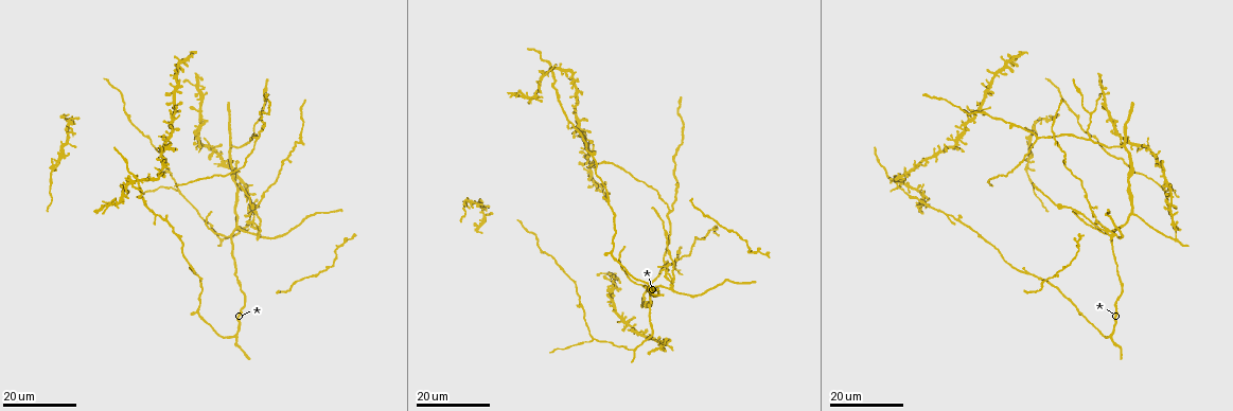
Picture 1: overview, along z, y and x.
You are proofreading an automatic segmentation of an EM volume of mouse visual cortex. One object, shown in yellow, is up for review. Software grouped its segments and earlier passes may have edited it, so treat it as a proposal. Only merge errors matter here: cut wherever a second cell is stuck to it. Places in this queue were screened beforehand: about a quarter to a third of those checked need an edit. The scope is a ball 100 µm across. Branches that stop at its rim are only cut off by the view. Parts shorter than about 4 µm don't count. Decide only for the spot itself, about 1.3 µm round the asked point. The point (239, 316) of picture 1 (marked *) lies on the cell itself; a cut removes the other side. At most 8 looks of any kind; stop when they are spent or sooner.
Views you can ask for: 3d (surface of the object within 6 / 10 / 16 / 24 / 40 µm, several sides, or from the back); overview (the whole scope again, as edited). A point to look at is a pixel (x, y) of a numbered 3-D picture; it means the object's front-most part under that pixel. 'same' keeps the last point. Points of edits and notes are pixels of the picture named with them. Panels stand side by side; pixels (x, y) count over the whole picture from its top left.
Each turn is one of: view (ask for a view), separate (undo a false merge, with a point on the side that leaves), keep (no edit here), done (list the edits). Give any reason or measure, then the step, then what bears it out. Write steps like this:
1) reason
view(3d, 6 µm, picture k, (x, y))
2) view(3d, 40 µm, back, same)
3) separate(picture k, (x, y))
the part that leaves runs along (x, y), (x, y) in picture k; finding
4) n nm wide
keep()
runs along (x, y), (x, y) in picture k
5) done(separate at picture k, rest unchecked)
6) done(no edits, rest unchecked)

a fork
view(3d, 24 µm, picture 1, (643, 285))

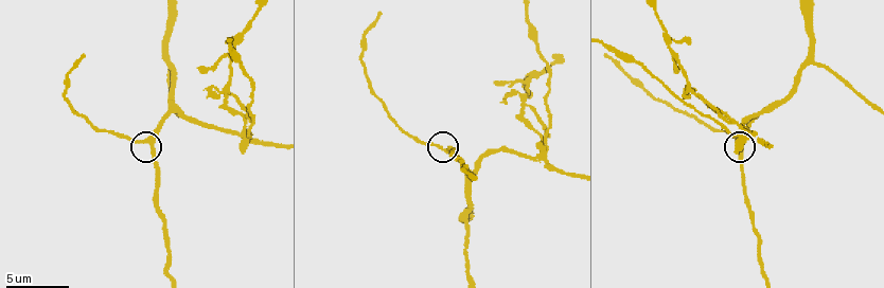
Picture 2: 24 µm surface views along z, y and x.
view(3d, 10 µm, picture 2, (143, 140))

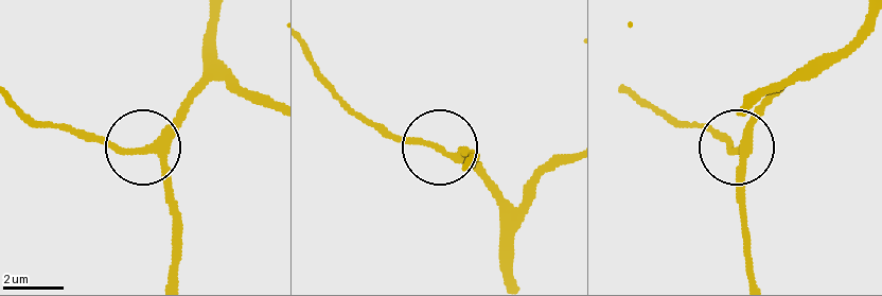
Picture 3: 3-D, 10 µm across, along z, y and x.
view(3d, 6 µm, picture 3, (148, 150))

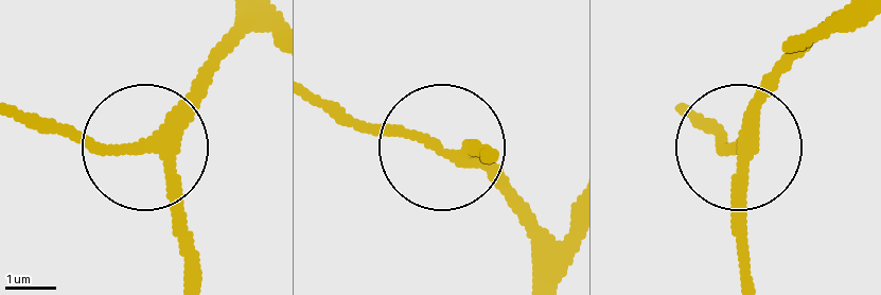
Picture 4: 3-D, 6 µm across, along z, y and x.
side arm 18 µm
keep()
runs along (189, 269), (176, 192), (152, 155), (29, 129) in picture 4; continuous, no second cell

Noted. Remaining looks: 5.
view(3d, 16 µm, picture 1, (1089, 140))

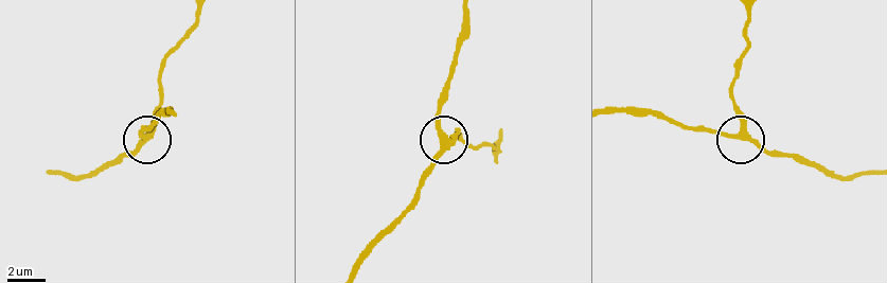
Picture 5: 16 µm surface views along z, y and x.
view(3d, 10 µm, picture 5, (450, 141))

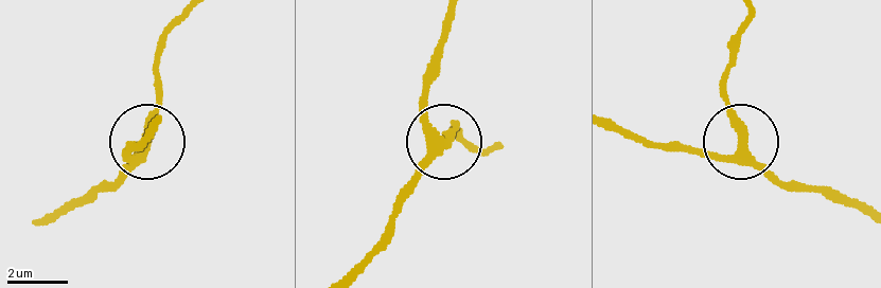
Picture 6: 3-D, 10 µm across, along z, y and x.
3 arms
keep()
runs along (869, 218), (840, 198), (794, 190), (749, 147), (725, 74) in picture 6; continuous, no second cell

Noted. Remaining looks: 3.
branch point
view(3d, 16 µm, picture 1, (179, 189))

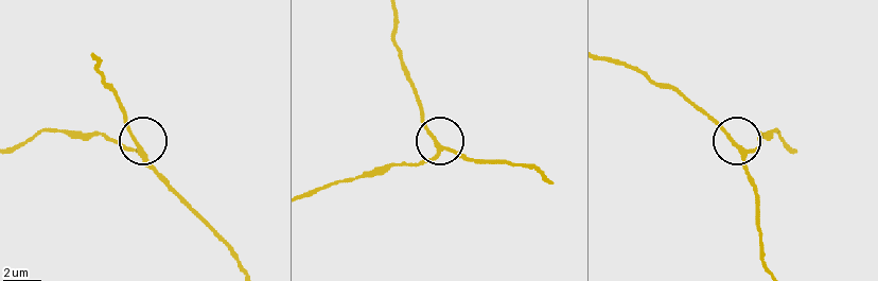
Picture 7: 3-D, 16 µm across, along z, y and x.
view(3d, 10 µm, picture 7, (744, 152))

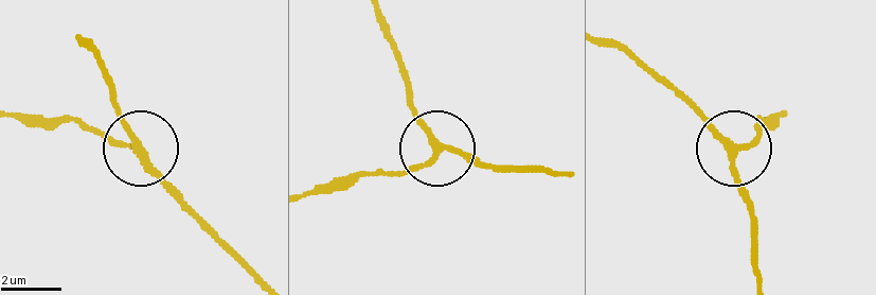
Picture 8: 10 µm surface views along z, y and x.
keep()
runs along (252, 273), (141, 153), (65, 120) in picture 8; one cell here

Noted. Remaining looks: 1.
done(no edits, rest unchecked)

